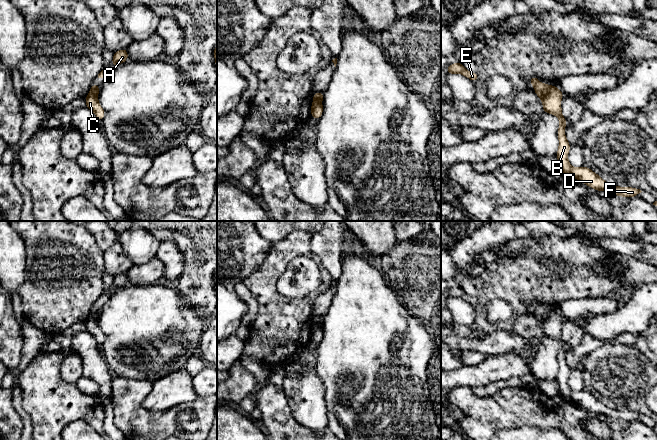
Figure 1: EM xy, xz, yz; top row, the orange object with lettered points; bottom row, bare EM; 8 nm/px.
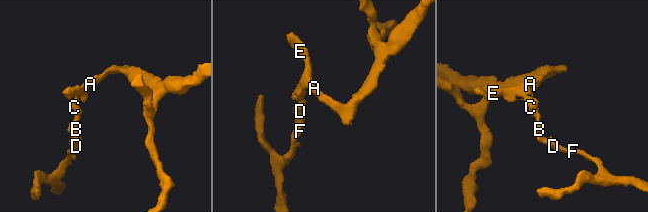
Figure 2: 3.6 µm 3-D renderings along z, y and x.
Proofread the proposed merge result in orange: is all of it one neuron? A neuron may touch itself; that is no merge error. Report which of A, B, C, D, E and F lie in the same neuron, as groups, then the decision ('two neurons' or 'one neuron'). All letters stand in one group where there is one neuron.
groups A E / B C D F; two neurons

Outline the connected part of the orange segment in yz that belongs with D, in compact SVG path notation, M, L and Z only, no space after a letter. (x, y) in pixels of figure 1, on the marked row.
M551 85L547 94L541 98L543 105L543 112L552 114L558 117L559 126L558 126L558 141L559 147L557 150L557 160L559 162L559 171L575 178L585 185L593 188L596 191L604 191L611 193L619 197L633 198L637 196L642 191L633 187L620 187L612 185L603 180L597 173L593 172L590 168L586 166L581 166L578 168L572 167L568 160L569 150L571 145L569 144L566 135L565 127L567 121L562 114L561 100L564 93L559 90L555 85Z

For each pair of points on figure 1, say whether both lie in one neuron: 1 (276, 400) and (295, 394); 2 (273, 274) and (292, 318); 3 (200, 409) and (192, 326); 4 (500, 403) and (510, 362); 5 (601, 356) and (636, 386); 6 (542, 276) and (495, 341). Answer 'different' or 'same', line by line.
1: different
2: same
3: different
4: different
5: same
6: different

